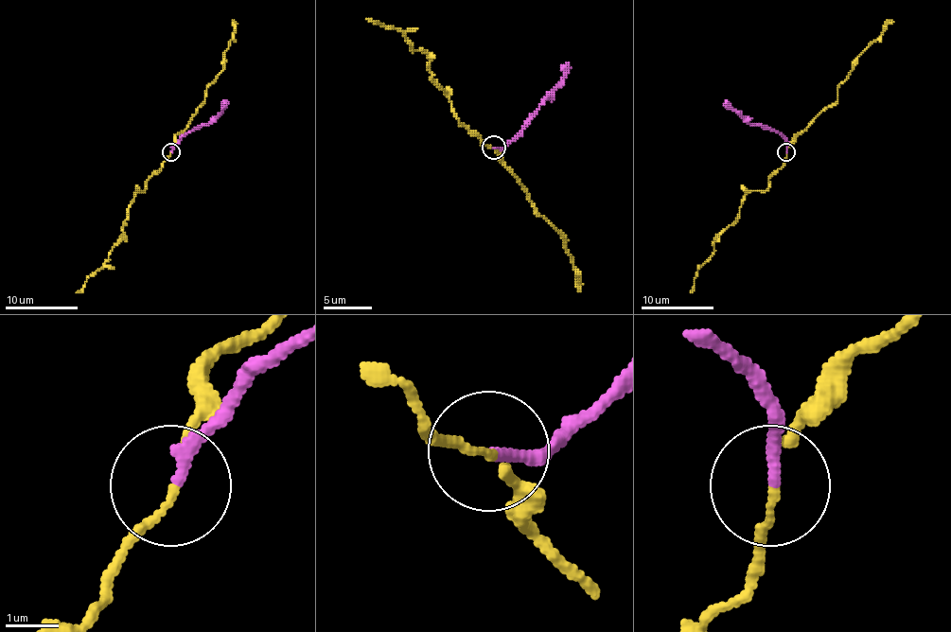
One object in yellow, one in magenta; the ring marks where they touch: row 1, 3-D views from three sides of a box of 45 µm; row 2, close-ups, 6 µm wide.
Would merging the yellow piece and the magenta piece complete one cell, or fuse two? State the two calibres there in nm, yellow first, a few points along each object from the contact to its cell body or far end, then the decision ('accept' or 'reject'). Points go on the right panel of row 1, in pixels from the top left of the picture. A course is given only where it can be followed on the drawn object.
110 nm thick on the yellow side, 200 nm on the other; yellow runs (786, 152), (765, 190), (745, 196), (739, 216), (715, 237), (691, 292); magenta runs (786, 150), (786, 142), (778, 132), (750, 125), (725, 99); reject

